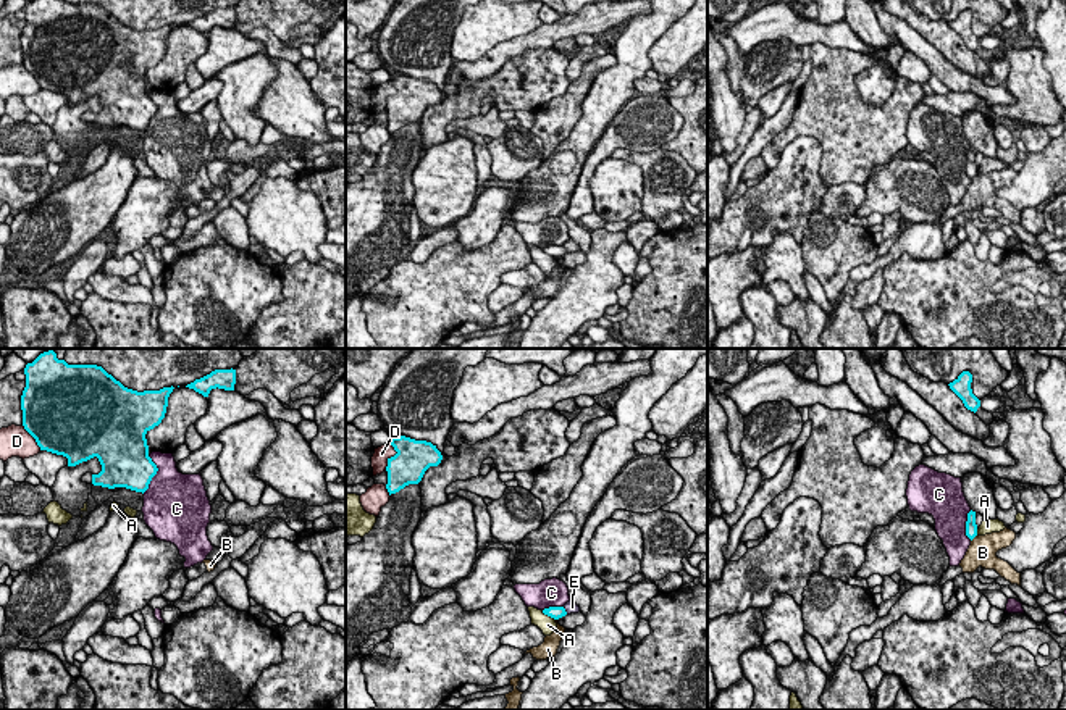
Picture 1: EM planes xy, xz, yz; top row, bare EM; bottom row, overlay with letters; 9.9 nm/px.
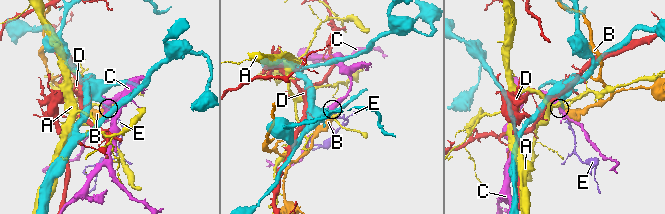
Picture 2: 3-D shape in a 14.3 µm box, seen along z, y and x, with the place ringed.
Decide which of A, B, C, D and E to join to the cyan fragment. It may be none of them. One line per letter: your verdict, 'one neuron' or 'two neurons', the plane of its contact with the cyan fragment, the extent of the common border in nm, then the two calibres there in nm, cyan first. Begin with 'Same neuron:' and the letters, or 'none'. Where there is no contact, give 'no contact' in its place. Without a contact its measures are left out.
Same neuron: E
A: two neurons; meets cyan in xz; contact 180 nm long; 130 nm thick on the cyan side, 170 nm on the other
B: two neurons; meets cyan in yz; contact 100 nm long; 130 nm thick on the cyan side, 280 nm on the other
C: two neurons; meets cyan in xy; contact 380 nm long; 420 nm thick on the cyan side, 460 nm on the other
D: two neurons; meets cyan in xz; contact 300 nm long; 360 nm thick on the cyan side, 160 nm on the other
E: one neuron; meets cyan in xz; contact 100 nm long; 130 nm thick on the cyan side, 130 nm on the other

